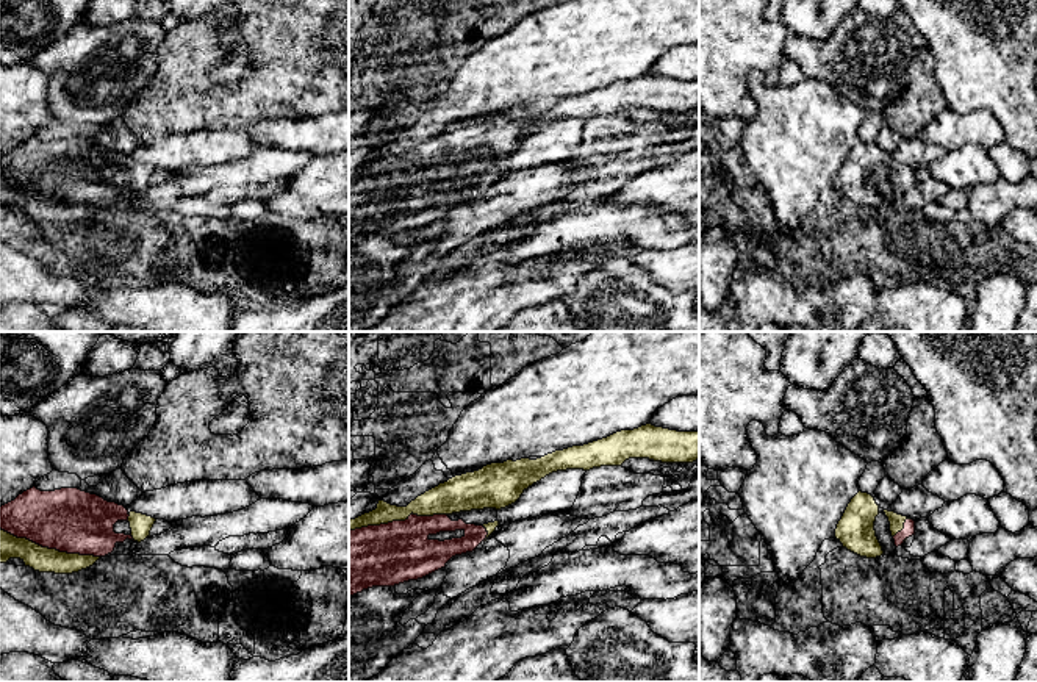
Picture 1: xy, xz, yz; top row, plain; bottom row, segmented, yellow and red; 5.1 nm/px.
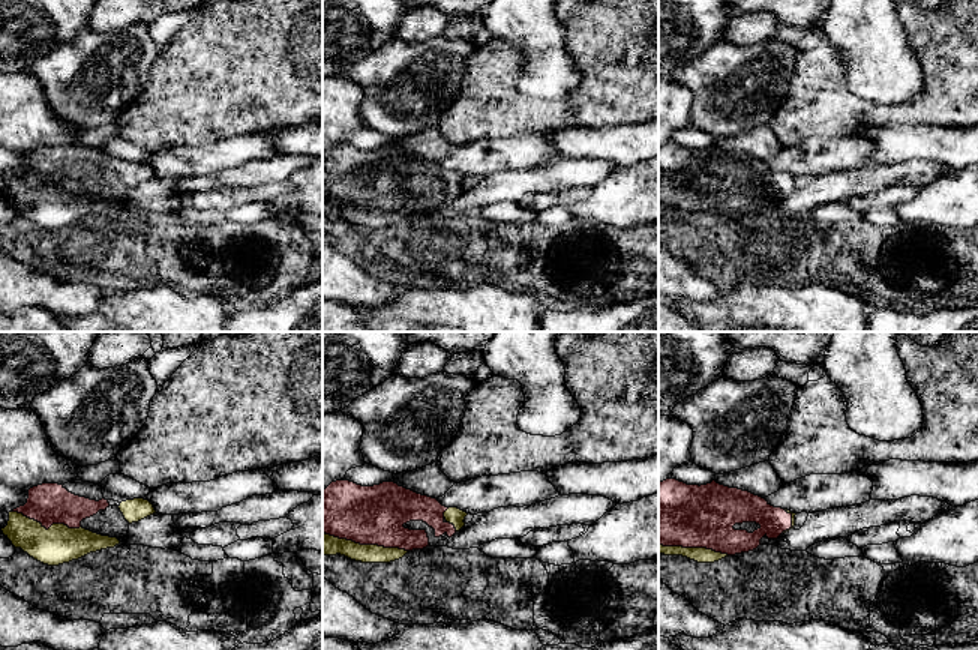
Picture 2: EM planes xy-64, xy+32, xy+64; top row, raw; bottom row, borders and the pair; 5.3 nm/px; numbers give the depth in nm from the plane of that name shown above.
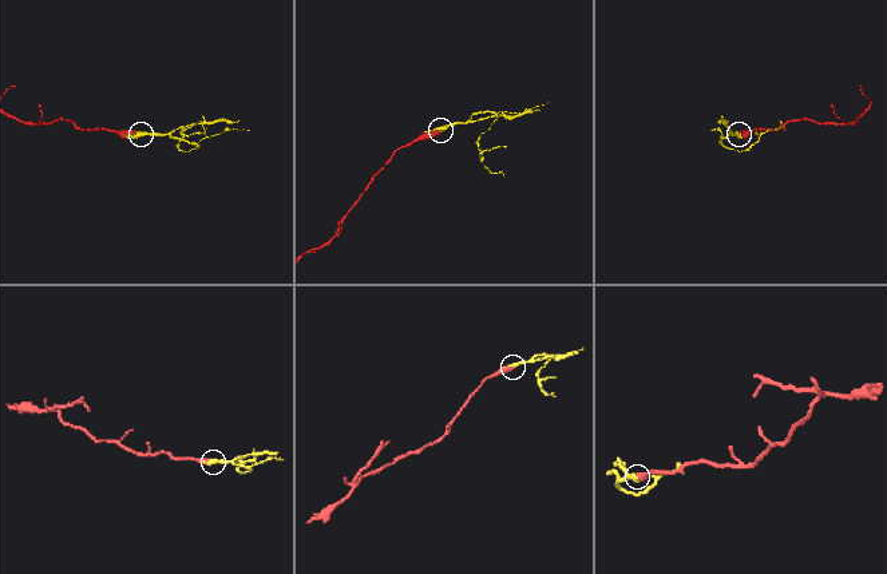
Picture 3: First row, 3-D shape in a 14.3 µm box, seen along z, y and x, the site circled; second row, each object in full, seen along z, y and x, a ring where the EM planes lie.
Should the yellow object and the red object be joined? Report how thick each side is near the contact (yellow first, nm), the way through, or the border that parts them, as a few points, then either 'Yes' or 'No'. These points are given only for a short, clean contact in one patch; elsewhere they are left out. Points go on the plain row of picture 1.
Thickness 130 nm (yellow) against 320 nm. Yes

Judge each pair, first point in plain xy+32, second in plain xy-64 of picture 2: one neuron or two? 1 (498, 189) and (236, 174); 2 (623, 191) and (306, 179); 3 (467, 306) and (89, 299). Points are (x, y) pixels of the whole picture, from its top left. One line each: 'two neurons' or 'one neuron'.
1: one neuron
2: one neuron
3: two neurons

